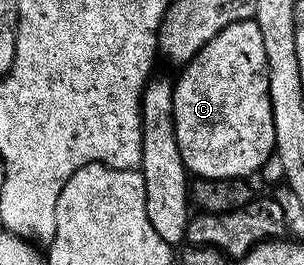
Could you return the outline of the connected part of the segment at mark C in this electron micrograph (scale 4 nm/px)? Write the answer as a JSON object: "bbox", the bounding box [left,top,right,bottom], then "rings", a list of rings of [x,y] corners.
{"bbox":[173,19,275,179],"rings":[[[253,19],[236,21],[212,41],[208,41],[201,49],[190,59],[189,63],[181,68],[182,76],[179,77],[178,83],[173,84],[174,89],[174,128],[176,129],[176,145],[180,145],[180,157],[184,161],[187,172],[191,176],[200,179],[246,179],[250,174],[261,172],[262,166],[268,161],[268,157],[275,154],[274,149],[274,122],[272,121],[272,101],[268,97],[268,61],[264,57],[264,36],[260,34],[260,25]]]}

